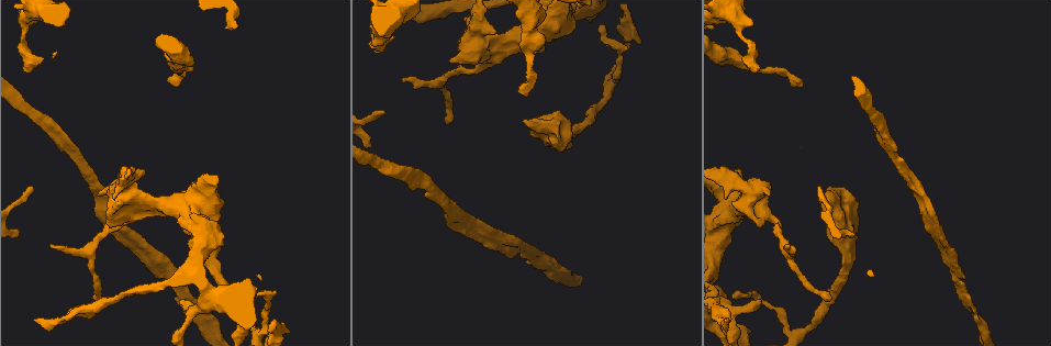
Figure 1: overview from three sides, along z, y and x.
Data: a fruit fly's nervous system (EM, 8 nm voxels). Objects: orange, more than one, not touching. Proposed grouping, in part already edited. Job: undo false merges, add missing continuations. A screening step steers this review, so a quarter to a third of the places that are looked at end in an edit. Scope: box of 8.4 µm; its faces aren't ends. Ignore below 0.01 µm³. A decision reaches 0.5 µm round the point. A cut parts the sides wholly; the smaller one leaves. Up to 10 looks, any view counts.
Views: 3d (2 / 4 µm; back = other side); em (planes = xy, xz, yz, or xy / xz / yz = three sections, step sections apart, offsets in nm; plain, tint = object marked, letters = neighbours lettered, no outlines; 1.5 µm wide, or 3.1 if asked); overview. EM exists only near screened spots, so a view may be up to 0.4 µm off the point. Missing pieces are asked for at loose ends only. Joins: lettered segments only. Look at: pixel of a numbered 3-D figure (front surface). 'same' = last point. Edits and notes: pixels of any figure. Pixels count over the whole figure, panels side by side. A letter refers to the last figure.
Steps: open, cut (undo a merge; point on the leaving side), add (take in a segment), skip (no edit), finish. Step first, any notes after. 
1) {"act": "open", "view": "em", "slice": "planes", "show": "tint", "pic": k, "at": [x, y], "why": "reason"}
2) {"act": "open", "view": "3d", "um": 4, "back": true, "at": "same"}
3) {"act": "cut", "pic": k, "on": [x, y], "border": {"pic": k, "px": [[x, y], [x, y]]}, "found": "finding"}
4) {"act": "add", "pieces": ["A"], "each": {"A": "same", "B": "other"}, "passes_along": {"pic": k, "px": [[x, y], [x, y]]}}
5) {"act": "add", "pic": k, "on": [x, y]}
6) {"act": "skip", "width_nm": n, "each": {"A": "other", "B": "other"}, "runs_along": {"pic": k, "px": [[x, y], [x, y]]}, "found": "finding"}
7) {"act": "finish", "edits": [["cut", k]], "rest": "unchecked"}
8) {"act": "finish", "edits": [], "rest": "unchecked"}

{"act": "open", "view": "3d", "um": 4, "back": true, "pic": 1, "at": [269, 303], "why": "thin neck"}

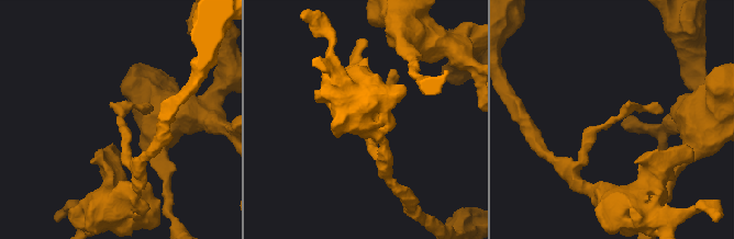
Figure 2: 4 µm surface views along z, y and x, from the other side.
{"act": "open", "view": "em", "slice": "planes", "show": "tint", "pic": 2, "at": [122, 119]}

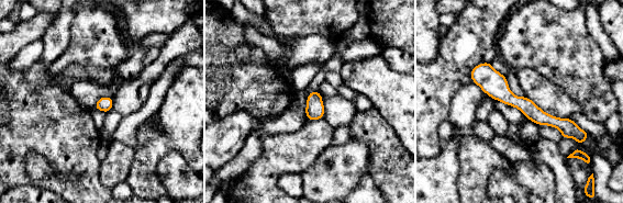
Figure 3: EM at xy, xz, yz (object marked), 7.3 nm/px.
{"act": "open", "view": "em", "slice": "planes", "show": "letters", "at": "same"}

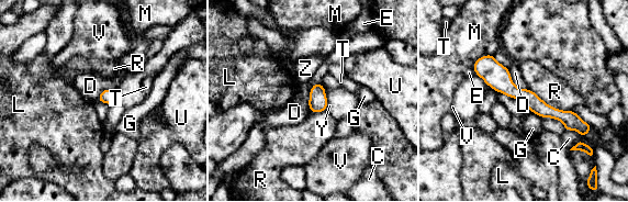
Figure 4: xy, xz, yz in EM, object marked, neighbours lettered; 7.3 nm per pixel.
{"act": "skip", "each": {"C": "other", "D": "other", "E": "other", "G": "other", "L": "other", "M": "other", "R": "other", "T": "other", "U": "other", "V": "other", "Y": "other", "Z": "other"}, "runs_along": {"pic": 4, "px": [[478, 63], [514, 92], [581, 128]]}, "found": "one neuron here"}

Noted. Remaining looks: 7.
{"act": "open", "view": "3d", "um": 4, "pic": 1, "at": [444, 121], "why": "free end"}

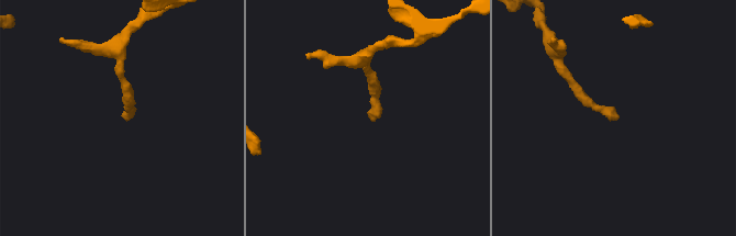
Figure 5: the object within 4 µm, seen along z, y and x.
{"act": "open", "view": "em", "slice": "xz", "step": 4, "show": "letters", "pic": 5, "at": [372, 120]}

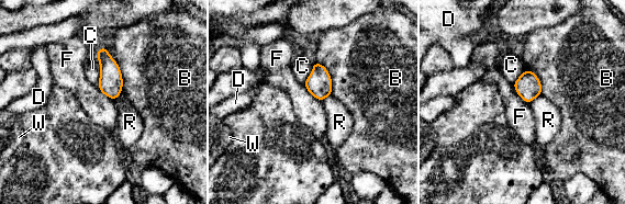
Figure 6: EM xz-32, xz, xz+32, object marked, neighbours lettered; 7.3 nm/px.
{"act": "open", "view": "em", "slice": "planes", "show": "letters", "at": "same"}

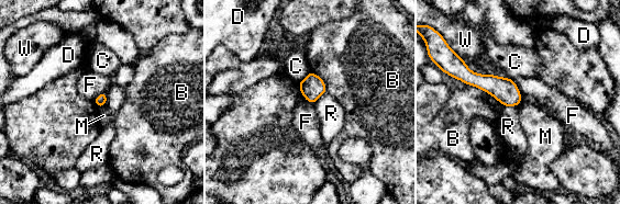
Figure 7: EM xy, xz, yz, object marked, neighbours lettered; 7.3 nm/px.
{"act": "skip", "longest_contact_nm": ["B", 340], "each": {"B": "other", "C": "other", "D": "other", "F": "other", "M": "other", "R": "other", "W": "other"}, "border": {"pic": 7, "px": [[106, 91], [101, 92], [93, 100]]}, "found": "no lettered segment goes on from it"}

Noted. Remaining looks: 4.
{"act": "open", "view": "em", "slice": "xz", "step": 8, "show": "letters", "pic": 1, "at": [402, 79], "why": "thin end"}

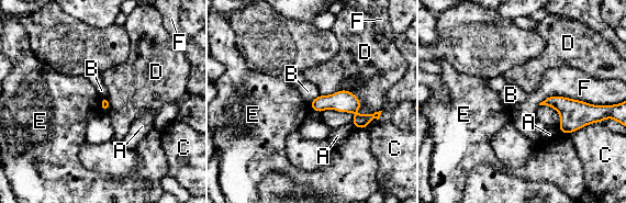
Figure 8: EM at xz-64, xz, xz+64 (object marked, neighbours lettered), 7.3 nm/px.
{"act": "skip", "each": {"A": "other", "B": "other", "C": "other", "D": "other", "E": "other", "F": "other"}, "runs_along": {"pic": 8, "px": [[313, 104], [346, 103], [359, 116], [377, 114]]}, "found": "no lettered segment goes on from it"}

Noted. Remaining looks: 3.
{"act": "open", "view": "em", "slice": "planes", "show": "letters", "pic": 1, "at": [727, 318], "why": "free end"}

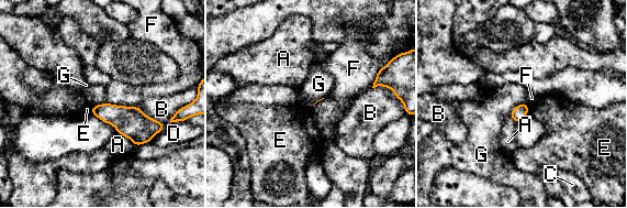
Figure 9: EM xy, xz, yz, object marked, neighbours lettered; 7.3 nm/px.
{"act": "skip", "each": {"A": "other", "B": "other", "C": "other", "D": "other", "E": "other", "F": "other", "G": "other"}, "border": {"pic": 9, "px": [[525, 102], [518, 104], [510, 115]]}, "found": "none of them fits"}

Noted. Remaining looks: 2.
{"act": "finish", "edits": [], "rest": "unchecked"}

